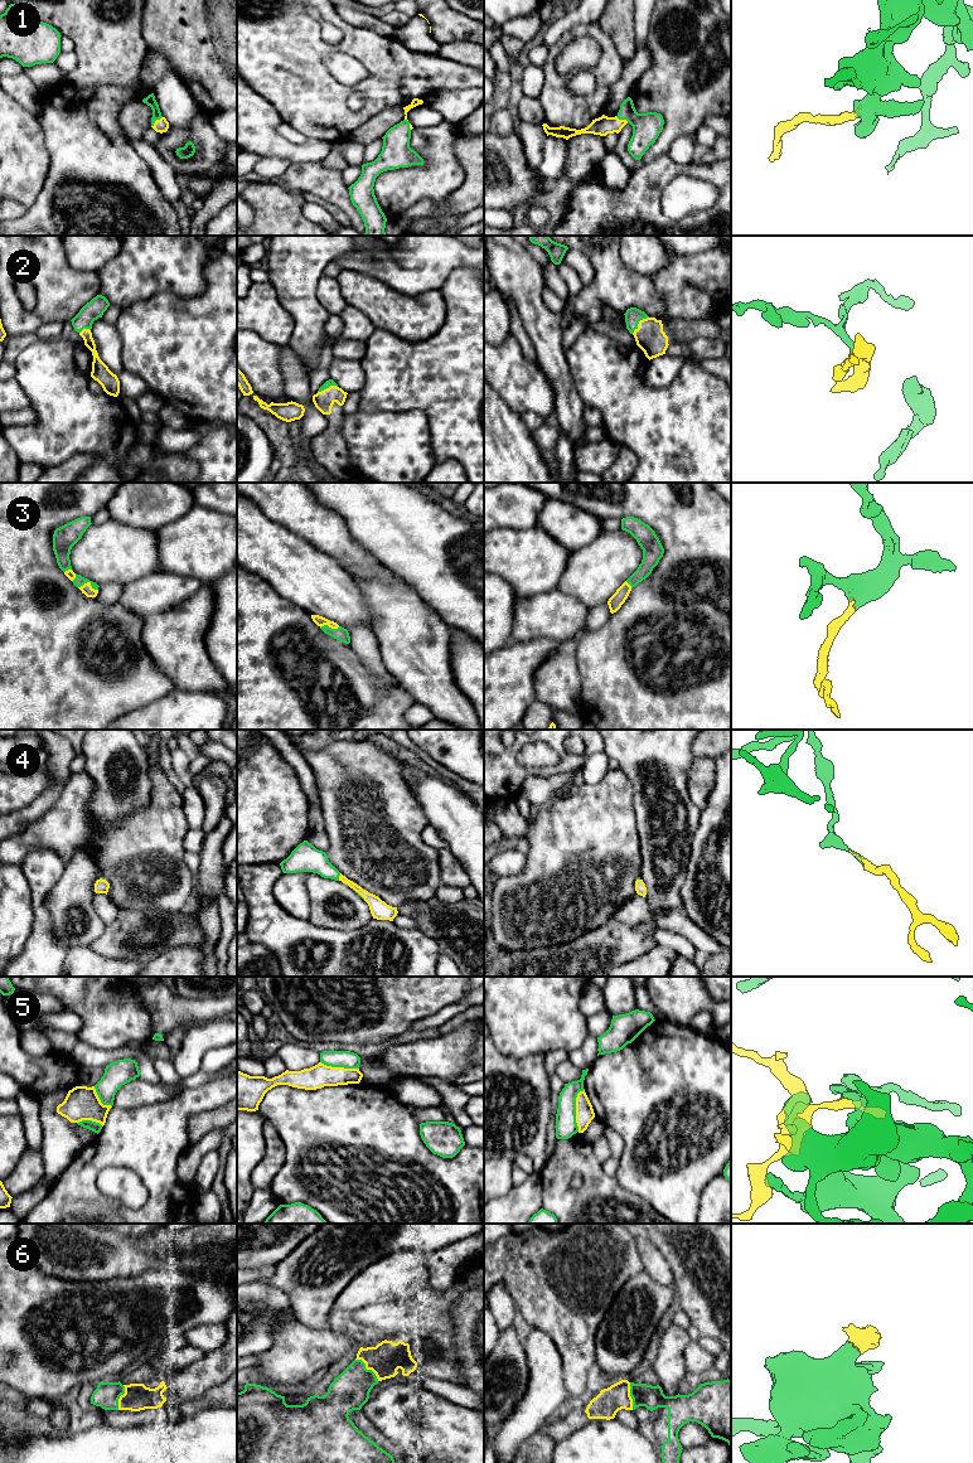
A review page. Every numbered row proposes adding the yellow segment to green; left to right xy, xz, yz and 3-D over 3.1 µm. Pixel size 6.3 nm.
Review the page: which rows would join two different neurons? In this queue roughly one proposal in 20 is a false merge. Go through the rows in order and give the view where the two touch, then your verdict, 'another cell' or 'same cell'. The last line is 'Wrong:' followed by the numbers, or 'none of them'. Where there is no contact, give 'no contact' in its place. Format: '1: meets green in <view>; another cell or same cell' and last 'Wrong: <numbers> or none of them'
1: meets green in xy; same cell
2: meets green in yz; same cell
3: meets green in xy; same cell
4: meets green in xz; same cell
5: meets green in yz; another cell
6: meets green in xz; same cell
Wrong: 5

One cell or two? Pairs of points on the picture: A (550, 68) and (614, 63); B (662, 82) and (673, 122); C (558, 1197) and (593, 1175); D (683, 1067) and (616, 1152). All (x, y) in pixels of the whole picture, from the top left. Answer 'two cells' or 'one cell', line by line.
A: one cell
B: one cell
C: one cell
D: two cells

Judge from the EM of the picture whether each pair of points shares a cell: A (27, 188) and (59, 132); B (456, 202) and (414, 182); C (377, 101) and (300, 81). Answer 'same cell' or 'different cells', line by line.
A: different cells
B: different cells
C: same cell

